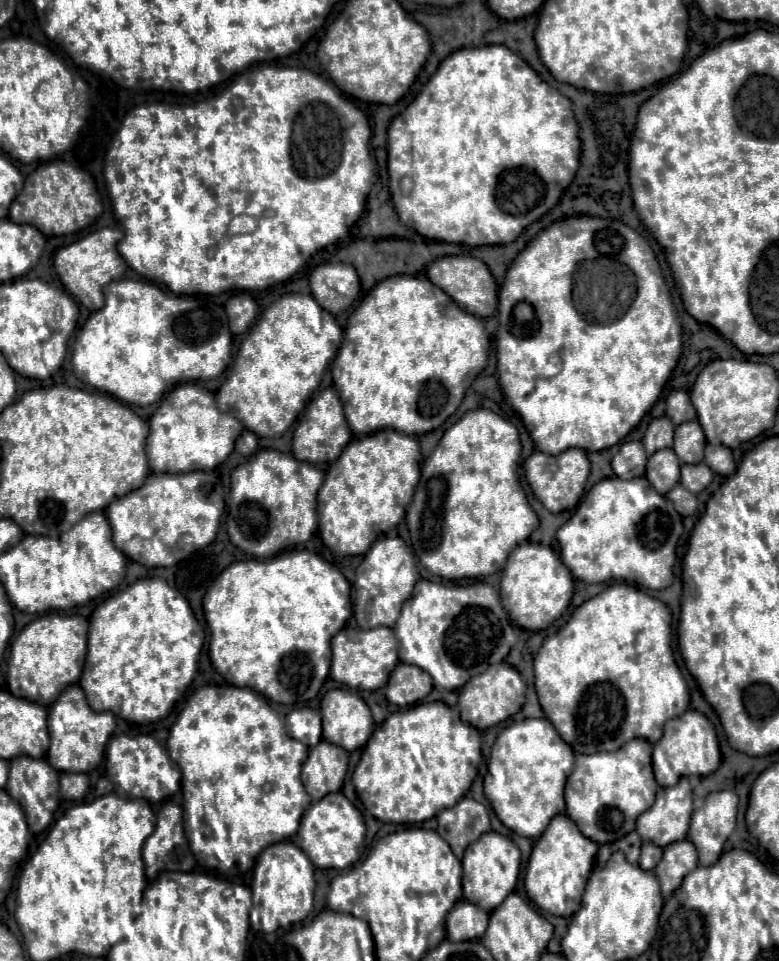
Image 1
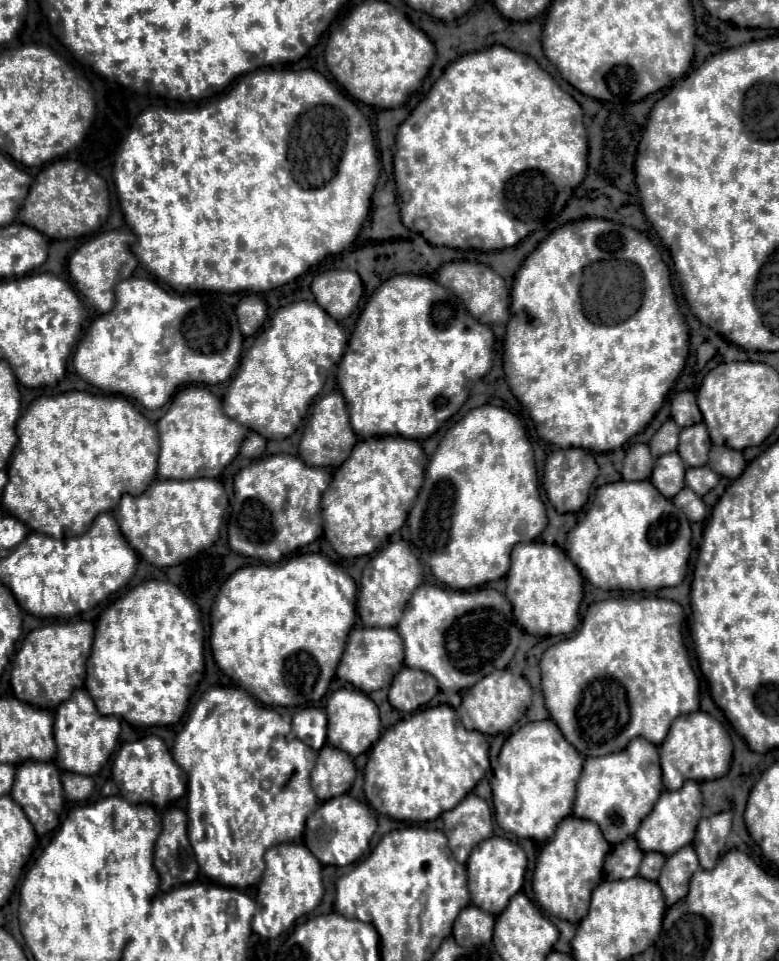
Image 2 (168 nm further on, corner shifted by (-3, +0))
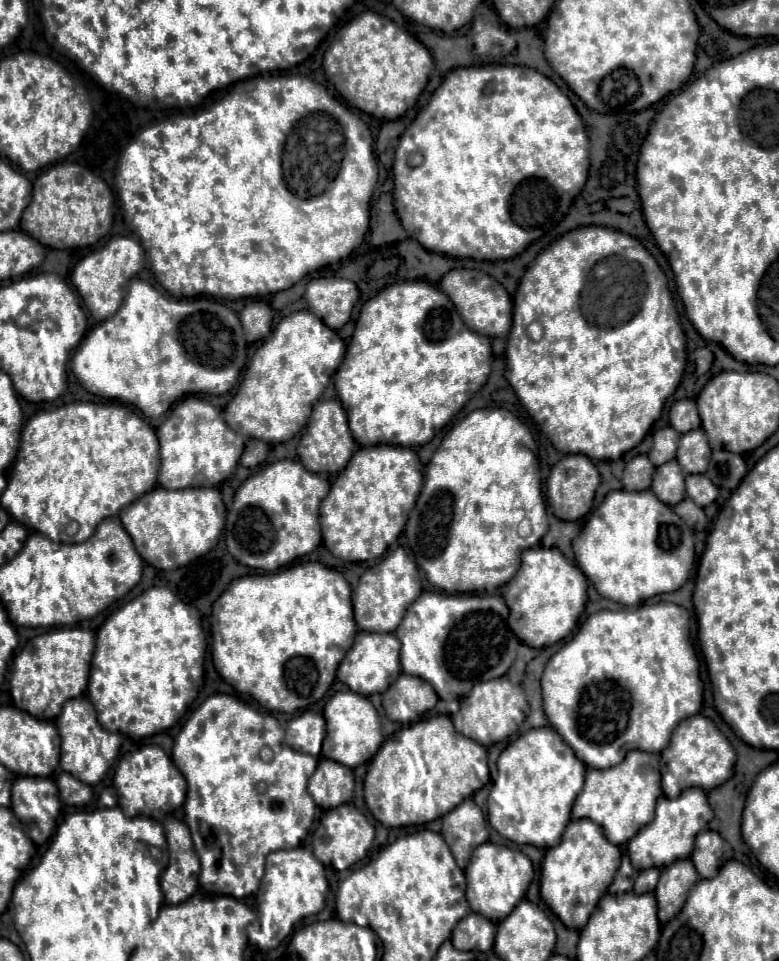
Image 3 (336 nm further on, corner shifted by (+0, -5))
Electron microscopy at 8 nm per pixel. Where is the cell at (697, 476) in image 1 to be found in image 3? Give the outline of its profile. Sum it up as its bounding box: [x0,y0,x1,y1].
[686,474,718,508]

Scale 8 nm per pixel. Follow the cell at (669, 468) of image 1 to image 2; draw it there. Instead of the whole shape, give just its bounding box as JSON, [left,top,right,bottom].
[651,453,685,499]

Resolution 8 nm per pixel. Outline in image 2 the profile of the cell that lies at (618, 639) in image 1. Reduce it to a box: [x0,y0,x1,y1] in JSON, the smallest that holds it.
[539,597,699,757]

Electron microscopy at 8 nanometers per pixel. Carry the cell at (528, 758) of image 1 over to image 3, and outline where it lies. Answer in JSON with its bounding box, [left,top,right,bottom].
[488,726,586,848]

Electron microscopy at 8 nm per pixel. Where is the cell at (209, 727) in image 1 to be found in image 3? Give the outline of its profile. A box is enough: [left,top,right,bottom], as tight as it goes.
[172,694,318,898]

